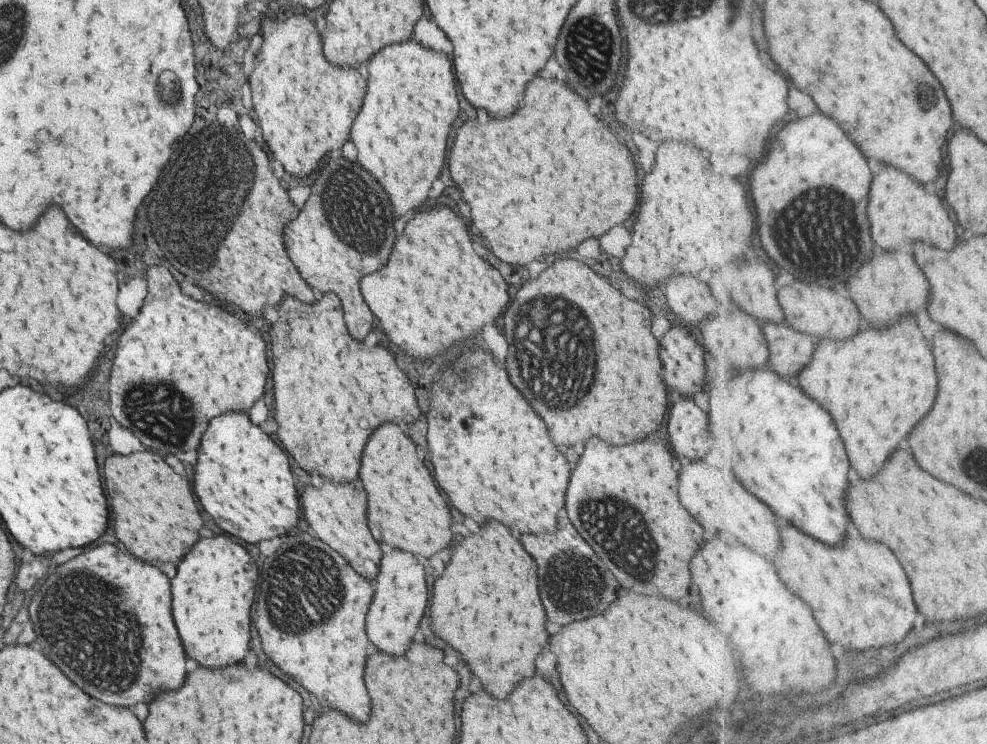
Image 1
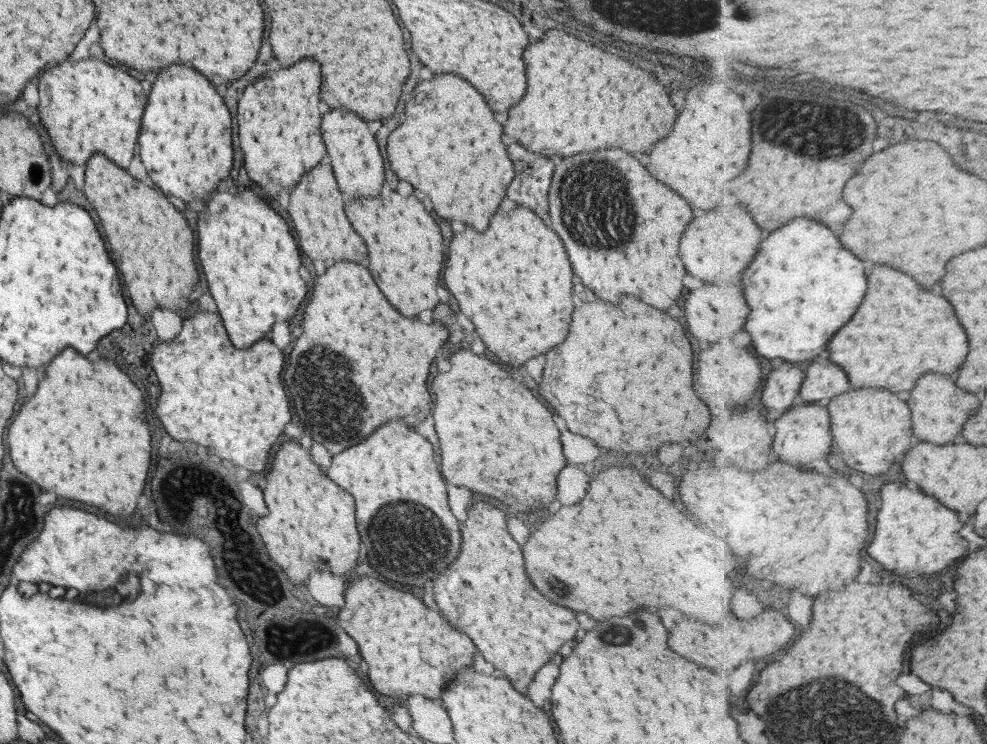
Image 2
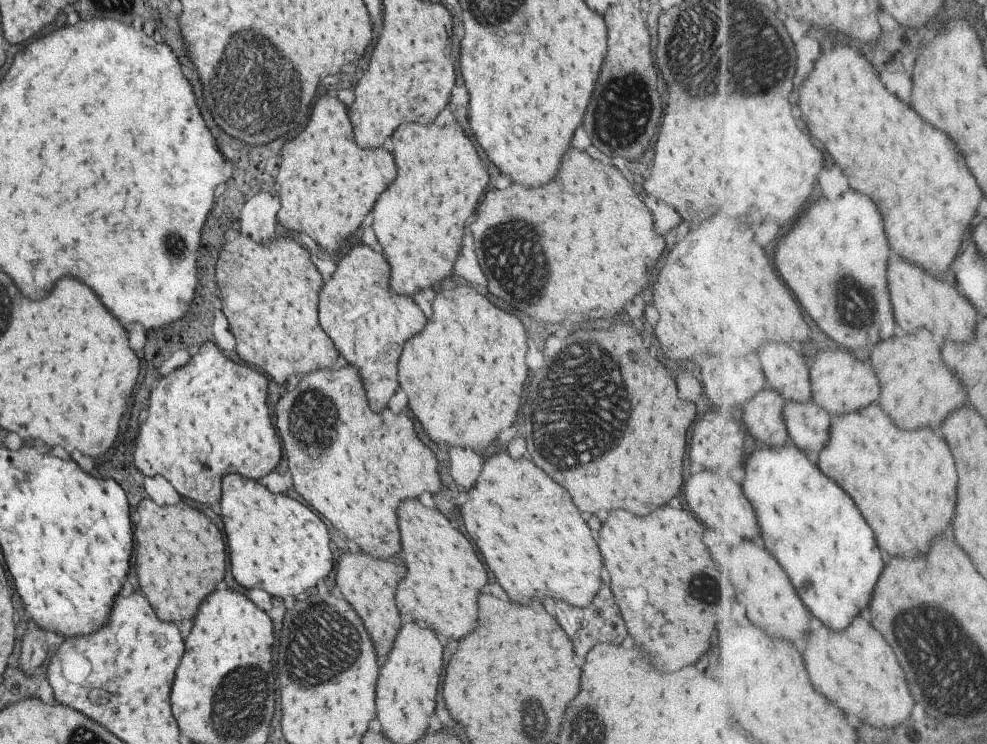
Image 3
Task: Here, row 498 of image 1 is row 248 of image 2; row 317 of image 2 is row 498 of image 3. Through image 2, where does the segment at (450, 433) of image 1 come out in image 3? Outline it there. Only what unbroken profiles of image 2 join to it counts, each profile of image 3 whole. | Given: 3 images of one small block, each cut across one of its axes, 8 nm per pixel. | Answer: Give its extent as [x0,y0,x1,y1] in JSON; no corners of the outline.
[461,452,603,606]

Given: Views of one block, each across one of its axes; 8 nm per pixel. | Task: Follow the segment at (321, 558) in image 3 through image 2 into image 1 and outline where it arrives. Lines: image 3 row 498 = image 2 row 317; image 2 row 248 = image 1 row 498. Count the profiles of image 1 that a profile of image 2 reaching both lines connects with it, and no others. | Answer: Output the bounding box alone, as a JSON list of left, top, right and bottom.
[193,414,300,544]

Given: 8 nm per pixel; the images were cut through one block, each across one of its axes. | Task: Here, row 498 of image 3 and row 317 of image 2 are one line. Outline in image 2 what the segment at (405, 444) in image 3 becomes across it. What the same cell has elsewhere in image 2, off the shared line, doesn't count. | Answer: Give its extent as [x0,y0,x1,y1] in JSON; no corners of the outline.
[281,262,447,454]

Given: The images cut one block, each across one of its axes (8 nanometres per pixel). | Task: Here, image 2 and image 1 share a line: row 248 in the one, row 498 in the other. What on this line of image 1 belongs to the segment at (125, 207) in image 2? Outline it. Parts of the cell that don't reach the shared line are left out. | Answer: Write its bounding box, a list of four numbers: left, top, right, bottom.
[103,452,201,564]

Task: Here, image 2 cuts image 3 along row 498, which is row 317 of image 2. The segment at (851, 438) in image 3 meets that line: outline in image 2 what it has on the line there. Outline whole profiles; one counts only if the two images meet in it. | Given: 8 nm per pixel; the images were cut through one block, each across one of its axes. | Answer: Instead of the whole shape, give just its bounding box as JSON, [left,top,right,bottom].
[827,266,969,392]

